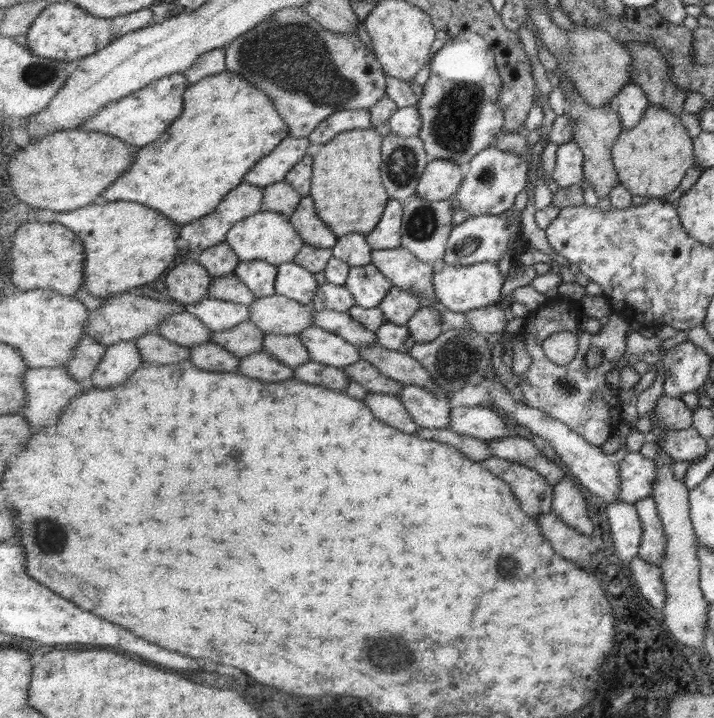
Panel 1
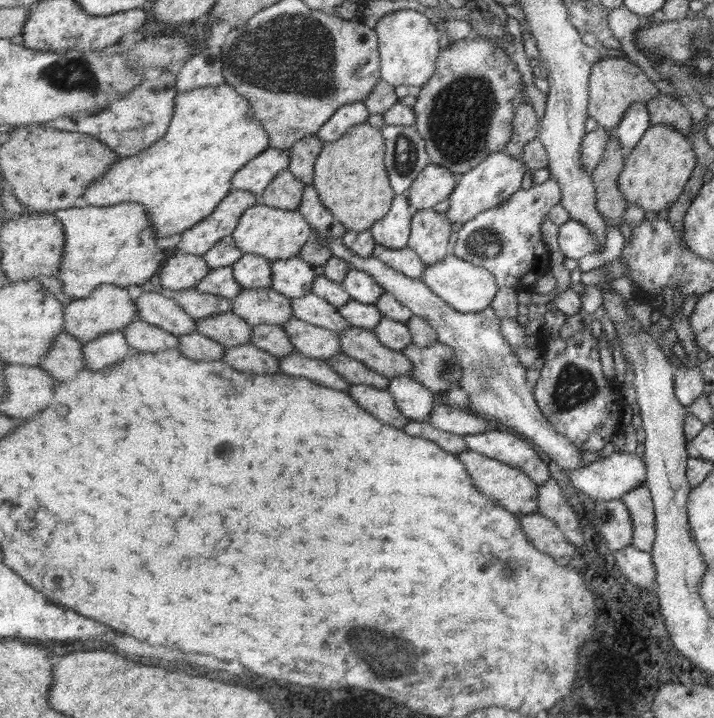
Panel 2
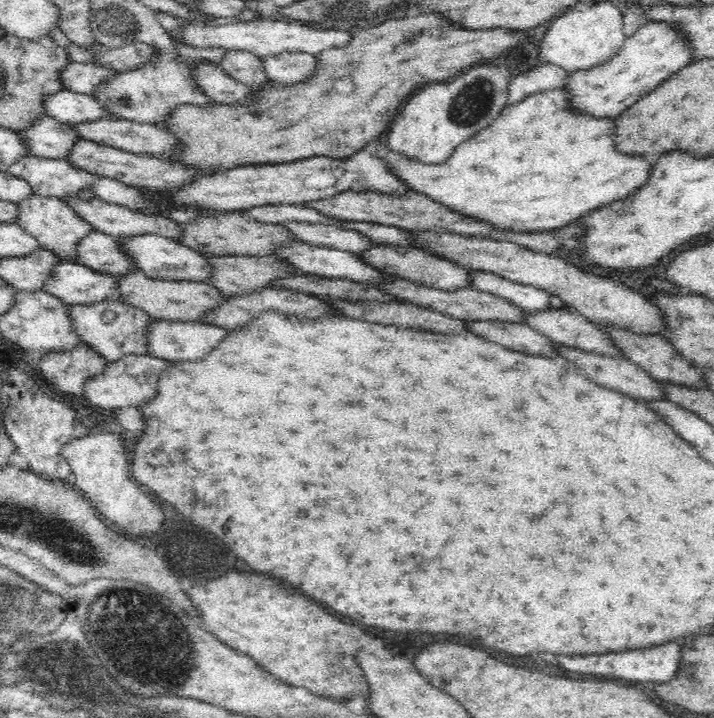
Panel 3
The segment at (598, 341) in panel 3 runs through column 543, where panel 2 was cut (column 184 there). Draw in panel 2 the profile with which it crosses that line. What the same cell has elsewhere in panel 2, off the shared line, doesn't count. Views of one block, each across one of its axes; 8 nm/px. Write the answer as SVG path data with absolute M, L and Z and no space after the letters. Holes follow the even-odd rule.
M143 291L137 297L139 320L149 322L175 336L197 331L197 322L168 293Z

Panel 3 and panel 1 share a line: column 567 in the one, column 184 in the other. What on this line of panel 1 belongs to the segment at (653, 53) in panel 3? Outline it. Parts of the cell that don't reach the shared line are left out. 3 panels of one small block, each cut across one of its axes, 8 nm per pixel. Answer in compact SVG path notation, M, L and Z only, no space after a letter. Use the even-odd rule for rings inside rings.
M184 73L167 75L137 91L136 94L107 104L96 116L84 124L83 129L105 132L105 134L117 136L125 144L133 144L139 149L143 148L148 144L155 143L176 123L177 119L180 119L184 111L184 96L188 86Z

